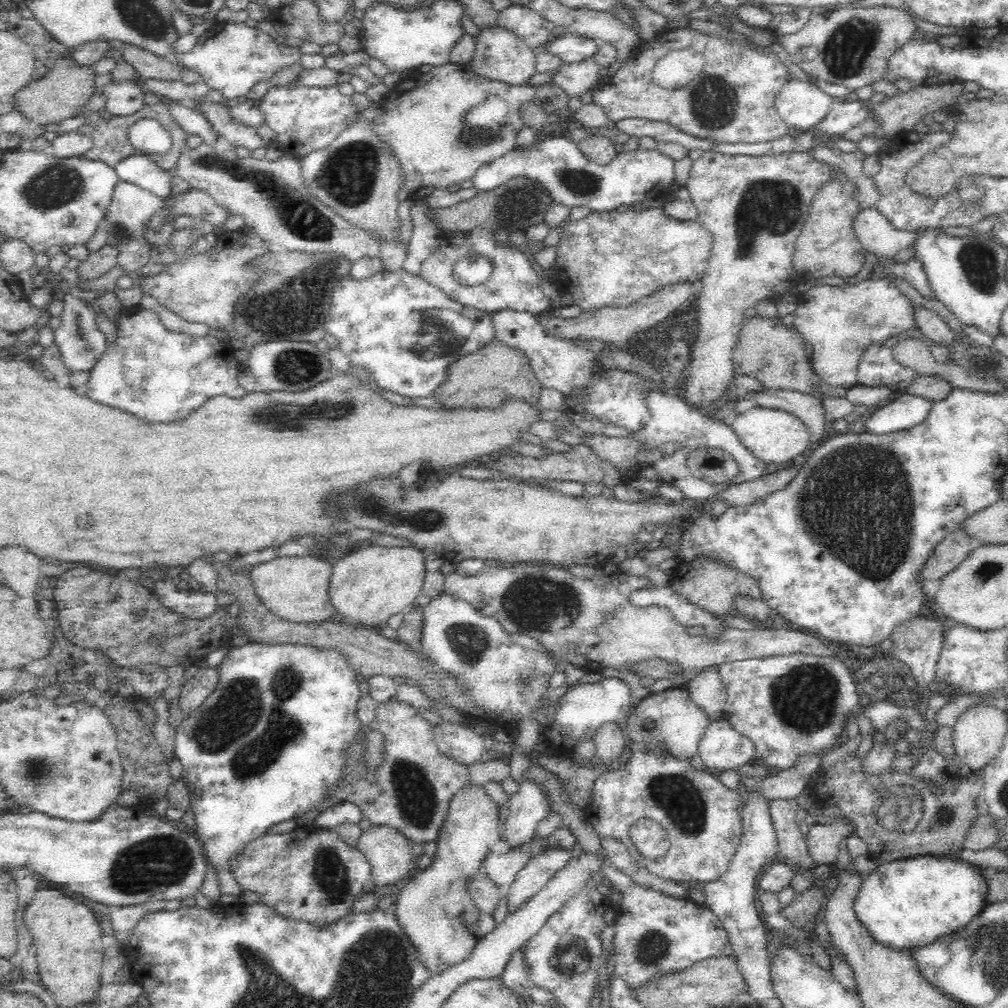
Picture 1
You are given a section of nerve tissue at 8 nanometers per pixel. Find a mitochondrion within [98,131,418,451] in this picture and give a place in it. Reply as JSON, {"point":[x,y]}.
{"point":[301,219]}

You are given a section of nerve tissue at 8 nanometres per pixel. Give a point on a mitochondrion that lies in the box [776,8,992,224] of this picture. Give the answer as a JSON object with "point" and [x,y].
{"point":[845,51]}

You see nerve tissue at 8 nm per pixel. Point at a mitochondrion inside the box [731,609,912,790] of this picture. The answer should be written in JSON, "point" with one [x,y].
{"point":[805,699]}

